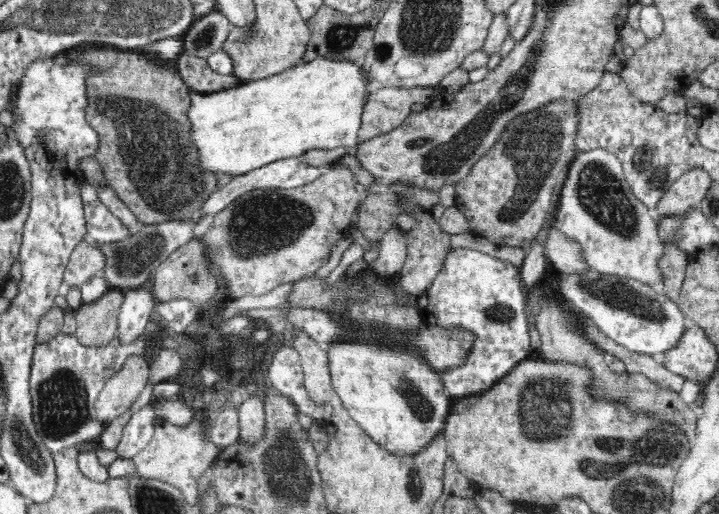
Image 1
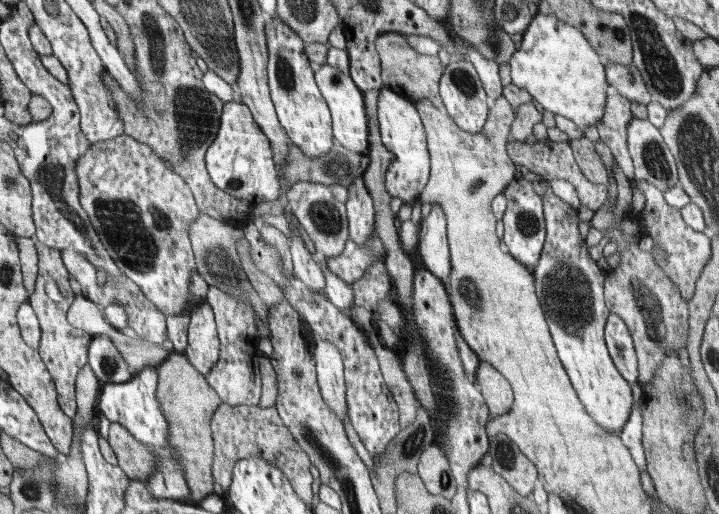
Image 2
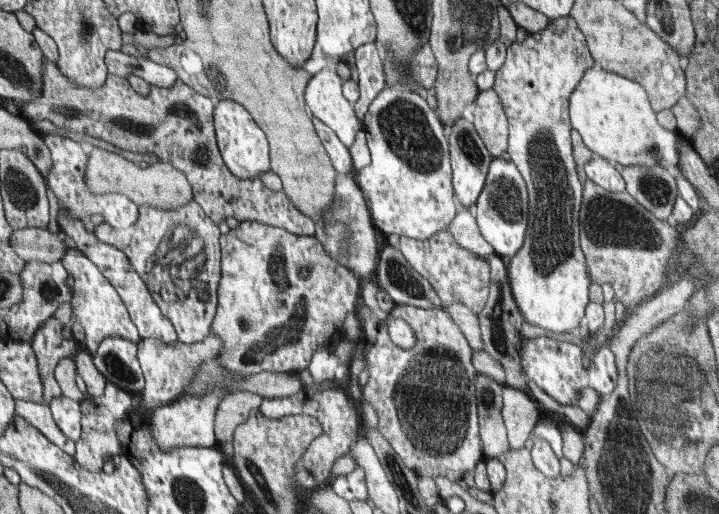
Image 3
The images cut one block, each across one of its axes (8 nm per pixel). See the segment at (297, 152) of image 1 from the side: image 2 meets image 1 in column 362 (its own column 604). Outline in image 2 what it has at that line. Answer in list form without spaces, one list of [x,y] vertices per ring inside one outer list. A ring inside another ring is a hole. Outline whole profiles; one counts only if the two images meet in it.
[[[538,11],[536,19],[532,20],[527,31],[523,32],[520,50],[515,52],[510,66],[511,83],[529,92],[540,109],[546,109],[554,115],[560,114],[564,118],[569,118],[581,129],[588,126],[597,127],[598,123],[603,123],[608,88],[611,86],[607,80],[606,67],[602,58],[594,50],[594,47],[590,46],[578,28],[558,20],[553,14],[544,14]]]

